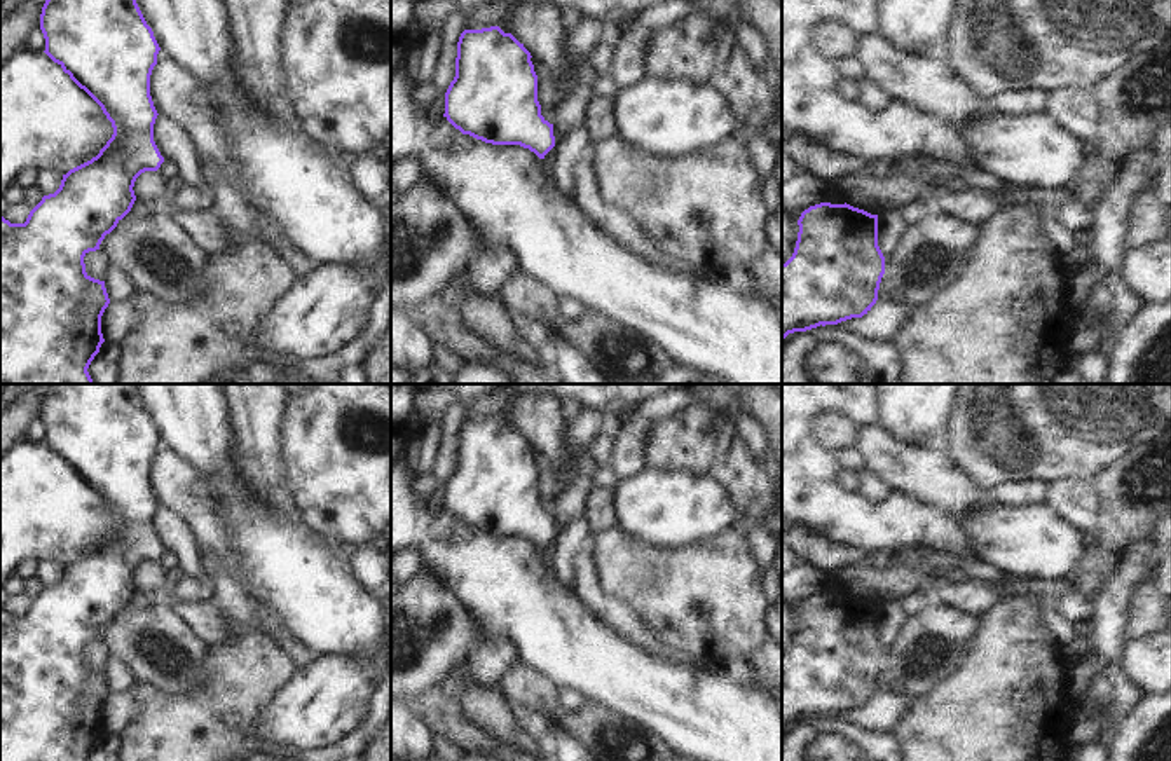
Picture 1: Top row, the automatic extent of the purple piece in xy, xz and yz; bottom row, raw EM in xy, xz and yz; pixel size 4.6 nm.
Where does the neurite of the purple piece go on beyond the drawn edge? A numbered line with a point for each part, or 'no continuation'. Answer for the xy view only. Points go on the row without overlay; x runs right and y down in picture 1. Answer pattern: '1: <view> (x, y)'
no continuation

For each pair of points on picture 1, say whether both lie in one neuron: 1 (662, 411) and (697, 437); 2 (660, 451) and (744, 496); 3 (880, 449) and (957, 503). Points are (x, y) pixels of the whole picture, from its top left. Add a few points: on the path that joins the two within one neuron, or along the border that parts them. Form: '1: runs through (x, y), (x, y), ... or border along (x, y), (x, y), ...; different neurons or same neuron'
1: border along (695, 402), (657, 419), (643, 447); different neurons
2: runs through (683, 451), (704, 451), (726, 473); same neuron
3: runs through (899, 466), (931, 477), (938, 484); same neuron

